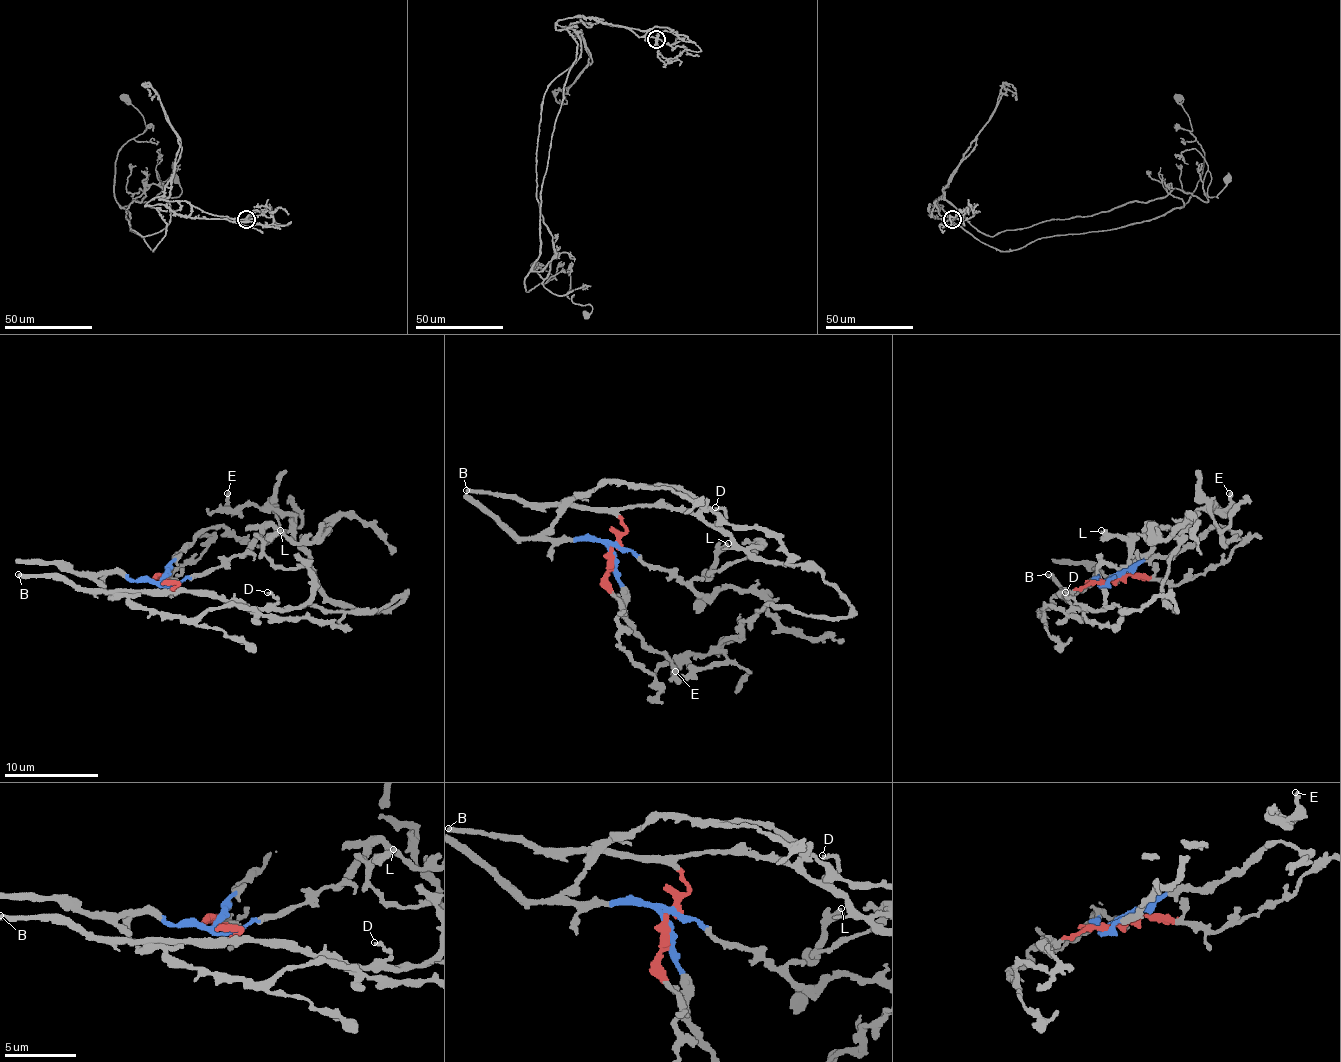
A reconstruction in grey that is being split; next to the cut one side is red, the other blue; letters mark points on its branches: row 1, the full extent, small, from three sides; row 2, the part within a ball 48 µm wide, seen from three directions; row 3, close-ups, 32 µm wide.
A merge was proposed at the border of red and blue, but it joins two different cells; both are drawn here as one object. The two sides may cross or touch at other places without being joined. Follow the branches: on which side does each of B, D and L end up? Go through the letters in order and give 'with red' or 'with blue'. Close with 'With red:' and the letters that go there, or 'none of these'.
B: with red
D: with red
L: with red
With red: B, D, L

